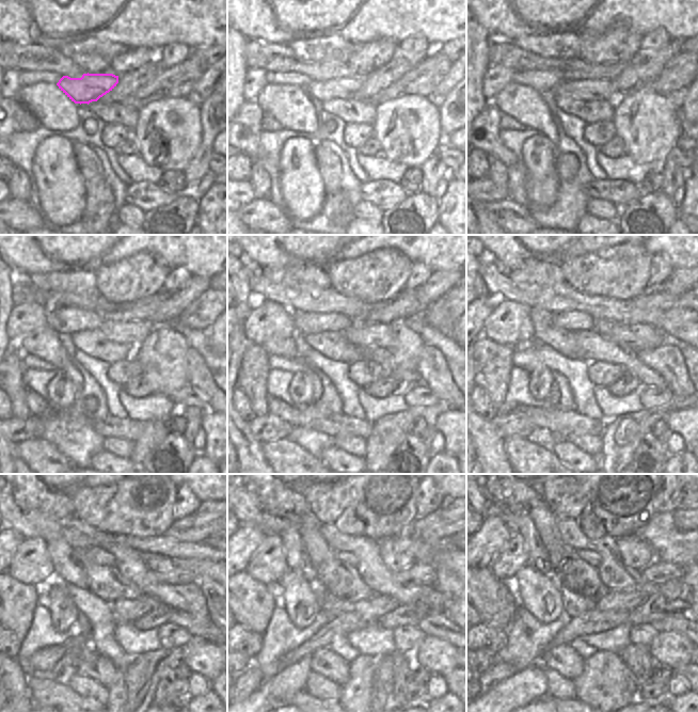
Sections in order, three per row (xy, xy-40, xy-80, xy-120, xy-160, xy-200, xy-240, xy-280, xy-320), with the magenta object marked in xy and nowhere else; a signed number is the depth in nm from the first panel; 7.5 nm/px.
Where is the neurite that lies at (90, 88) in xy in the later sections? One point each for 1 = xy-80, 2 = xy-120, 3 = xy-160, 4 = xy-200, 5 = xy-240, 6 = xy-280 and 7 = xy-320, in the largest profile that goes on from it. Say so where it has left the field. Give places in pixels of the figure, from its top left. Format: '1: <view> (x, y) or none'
1: xy-80 (585, 90)
2: xy-120 (132, 333)
3: xy-160 (361, 334)
4: xy-200 (620, 335)
5: xy-240 (178, 575)
6: xy-280 (418, 573)
7: xy-320 (657, 572)

